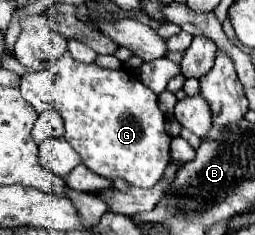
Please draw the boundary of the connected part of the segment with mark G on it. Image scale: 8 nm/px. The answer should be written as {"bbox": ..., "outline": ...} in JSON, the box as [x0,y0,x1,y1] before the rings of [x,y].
{"bbox":[21,54,171,188],"outline":[[[65,54],[61,62],[55,62],[51,68],[41,72],[31,72],[21,78],[23,98],[41,114],[55,108],[61,112],[65,122],[65,140],[81,156],[83,166],[93,174],[107,180],[123,178],[129,186],[151,188],[161,178],[165,166],[171,160],[169,134],[163,128],[163,112],[157,106],[157,94],[141,84],[133,74],[125,70],[105,70],[95,64],[81,64]]]}

